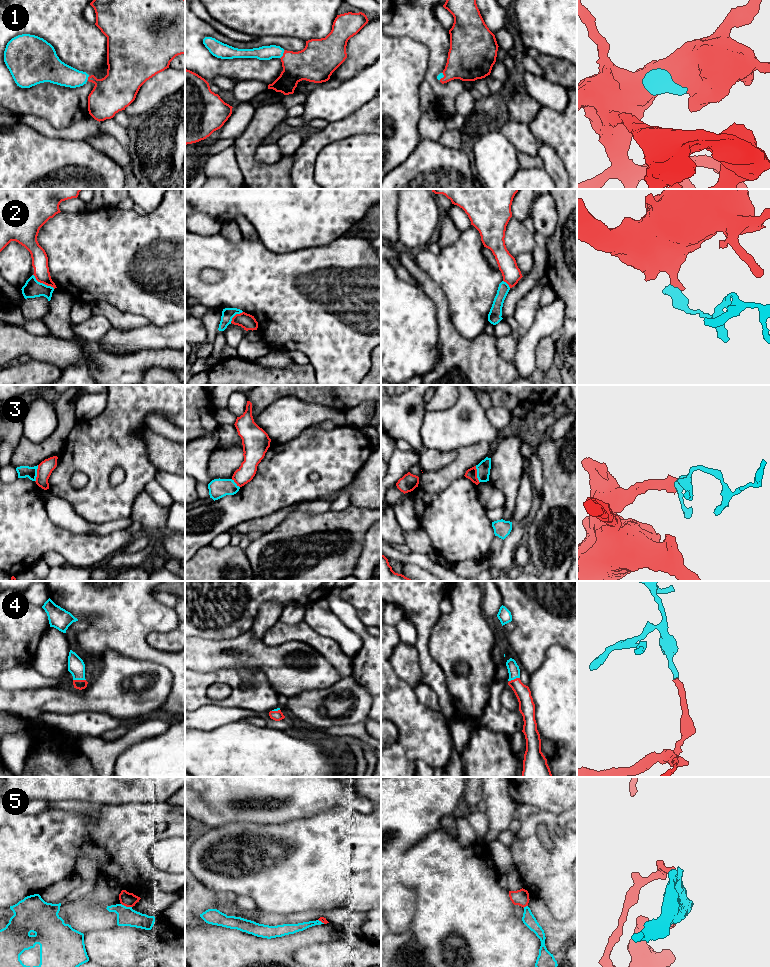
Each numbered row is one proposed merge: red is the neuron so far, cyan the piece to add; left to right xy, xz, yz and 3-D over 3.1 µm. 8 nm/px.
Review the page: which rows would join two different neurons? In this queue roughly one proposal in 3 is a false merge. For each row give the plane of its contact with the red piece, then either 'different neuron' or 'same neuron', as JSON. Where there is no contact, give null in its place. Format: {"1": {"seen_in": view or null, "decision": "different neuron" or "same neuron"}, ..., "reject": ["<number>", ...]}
{"1": {"seen_in": "xz", "decision": "same neuron"}, "2": {"seen_in": "xy", "decision": "different neuron"}, "3": {"seen_in": "xy", "decision": "different neuron"}, "4": {"seen_in": "xy", "decision": "same neuron"}, "5": {"seen_in": "xy", "decision": "different neuron"}, "reject": ["2", "3", "5"]}

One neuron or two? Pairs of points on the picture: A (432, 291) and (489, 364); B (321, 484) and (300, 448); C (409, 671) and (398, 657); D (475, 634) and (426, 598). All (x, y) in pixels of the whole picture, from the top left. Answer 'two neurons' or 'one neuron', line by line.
A: one neuron
B: one neuron
C: one neuron
D: two neurons

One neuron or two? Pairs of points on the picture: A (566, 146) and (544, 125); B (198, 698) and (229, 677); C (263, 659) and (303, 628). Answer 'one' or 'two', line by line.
A: one
B: one
C: two

